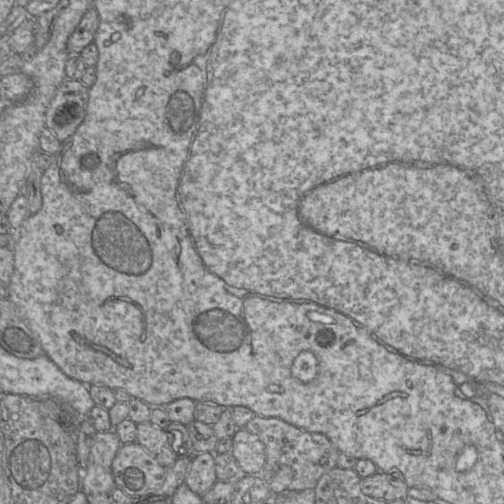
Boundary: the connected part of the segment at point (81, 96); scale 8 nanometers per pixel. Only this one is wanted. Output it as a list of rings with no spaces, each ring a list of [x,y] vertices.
[[[64,80],[46,112],[46,127],[62,143],[83,122],[89,101],[89,89],[80,80]]]

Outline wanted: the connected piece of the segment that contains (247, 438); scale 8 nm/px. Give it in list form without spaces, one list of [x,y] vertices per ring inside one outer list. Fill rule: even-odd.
[[[244,427],[236,430],[232,441],[231,453],[240,467],[241,474],[256,475],[266,461],[264,443]]]

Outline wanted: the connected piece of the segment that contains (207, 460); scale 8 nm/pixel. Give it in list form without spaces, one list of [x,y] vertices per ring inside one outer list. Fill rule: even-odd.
[[[195,453],[185,478],[185,484],[199,496],[203,496],[218,480],[215,471],[215,453]]]

